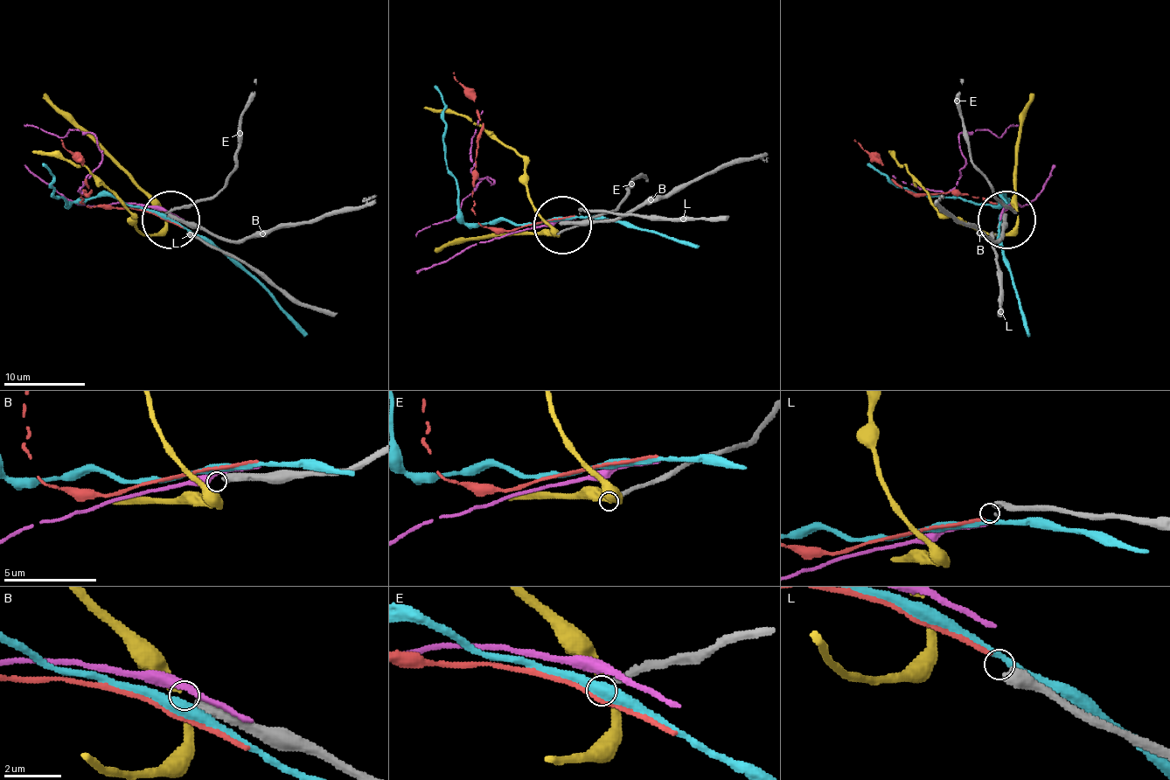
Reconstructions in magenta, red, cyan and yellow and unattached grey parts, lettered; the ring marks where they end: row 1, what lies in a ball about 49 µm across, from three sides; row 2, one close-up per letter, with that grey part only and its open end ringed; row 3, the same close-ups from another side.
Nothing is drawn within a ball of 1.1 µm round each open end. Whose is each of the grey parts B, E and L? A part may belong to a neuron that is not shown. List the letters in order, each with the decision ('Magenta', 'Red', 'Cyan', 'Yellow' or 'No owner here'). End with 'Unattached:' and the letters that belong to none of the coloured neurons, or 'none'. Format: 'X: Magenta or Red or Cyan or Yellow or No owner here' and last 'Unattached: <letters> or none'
B: No owner here
E: No owner here
L: No owner here
Unattached: B, E, L

